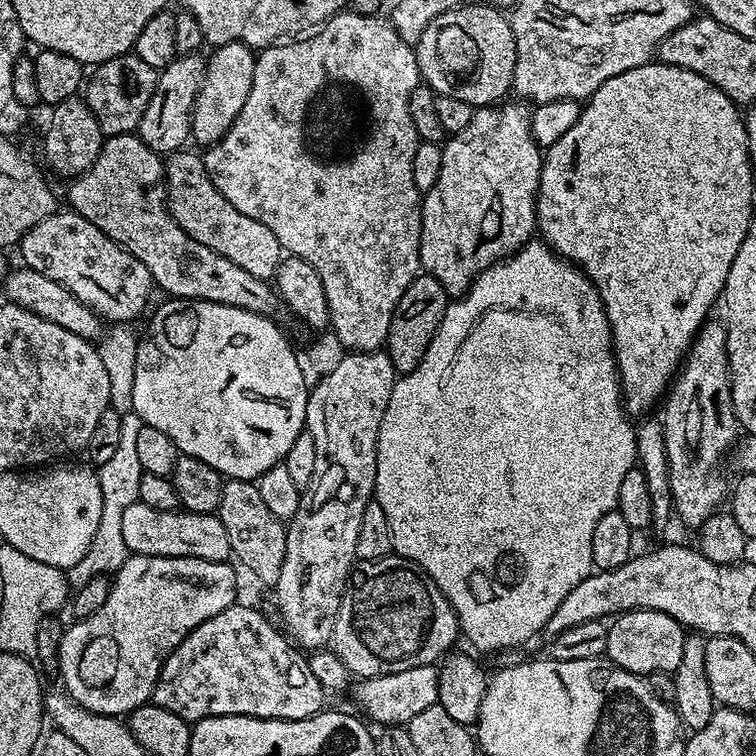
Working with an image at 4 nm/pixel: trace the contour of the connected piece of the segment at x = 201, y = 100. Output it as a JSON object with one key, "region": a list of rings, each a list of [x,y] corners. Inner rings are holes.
{"region":[[[242,42],[221,44],[213,52],[216,53],[212,57],[210,55],[207,57],[204,81],[196,92],[192,111],[191,139],[204,144],[203,146],[217,144],[226,134],[226,130],[230,130],[234,118],[238,118],[242,106],[246,106],[257,58],[257,53]]]}

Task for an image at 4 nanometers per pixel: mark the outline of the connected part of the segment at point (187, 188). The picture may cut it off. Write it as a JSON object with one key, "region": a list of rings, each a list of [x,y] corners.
{"region":[[[181,150],[169,155],[166,160],[166,195],[174,222],[178,222],[178,226],[182,226],[194,242],[210,246],[210,250],[222,254],[222,258],[230,258],[234,266],[242,266],[242,270],[254,274],[254,278],[271,281],[282,259],[278,238],[274,238],[274,233],[265,224],[254,222],[254,218],[230,206],[230,202],[222,198],[218,186],[210,182],[203,155],[195,156],[188,151]]]}

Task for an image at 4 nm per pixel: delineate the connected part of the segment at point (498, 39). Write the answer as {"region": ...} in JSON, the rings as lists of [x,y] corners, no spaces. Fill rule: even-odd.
{"region":[[[464,2],[454,10],[446,10],[422,30],[422,38],[414,47],[421,81],[436,96],[458,98],[478,109],[499,105],[507,97],[504,95],[512,92],[516,35],[511,19],[499,7]]]}

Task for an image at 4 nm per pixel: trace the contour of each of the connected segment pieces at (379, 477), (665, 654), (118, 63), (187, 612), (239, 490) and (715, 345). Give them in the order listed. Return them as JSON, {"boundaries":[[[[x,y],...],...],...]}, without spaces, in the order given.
{"boundaries":[[[[533,238],[520,247],[513,256],[499,260],[497,264],[491,264],[485,272],[480,273],[476,277],[472,287],[463,296],[453,299],[449,303],[446,314],[430,342],[422,362],[414,370],[403,373],[397,379],[394,390],[390,394],[390,402],[382,414],[382,422],[378,426],[374,500],[375,503],[382,506],[382,511],[386,513],[386,519],[390,522],[393,553],[417,564],[438,586],[438,590],[442,590],[442,594],[446,594],[450,606],[456,611],[463,639],[468,639],[477,648],[477,650],[475,649],[477,653],[500,652],[503,648],[516,648],[519,644],[524,644],[527,640],[534,639],[539,632],[543,633],[548,627],[548,620],[554,614],[554,610],[558,610],[558,606],[562,606],[562,598],[566,598],[566,594],[570,594],[570,590],[574,590],[574,586],[578,586],[578,582],[582,582],[586,577],[592,575],[594,569],[590,558],[590,541],[594,539],[594,526],[598,526],[598,518],[602,518],[602,514],[606,510],[616,508],[618,490],[622,487],[622,478],[626,478],[626,474],[634,467],[637,460],[636,428],[628,413],[624,411],[620,390],[620,376],[616,372],[616,356],[612,352],[612,331],[608,325],[606,310],[604,309],[604,304],[600,301],[598,290],[592,285],[586,273],[580,271],[569,260],[564,260],[556,255],[552,251],[552,247],[544,243],[543,239]]],[[[635,608],[633,612],[621,612],[608,624],[607,659],[622,670],[633,672],[636,676],[648,677],[650,673],[664,671],[673,673],[682,662],[682,646],[686,629],[670,614],[658,610]]],[[[134,54],[110,58],[91,69],[82,88],[82,98],[90,106],[94,118],[98,118],[98,126],[103,130],[105,137],[127,132],[135,133],[139,129],[142,114],[146,114],[146,106],[150,106],[150,98],[154,98],[157,75],[157,69],[146,66],[146,62],[142,62],[142,58],[138,58]]],[[[129,555],[111,577],[112,589],[106,602],[94,614],[68,624],[60,643],[58,676],[64,679],[63,691],[86,710],[100,716],[127,717],[128,713],[149,703],[166,658],[206,618],[222,614],[237,603],[238,578],[229,561],[206,562],[206,558],[170,558],[169,556]]],[[[227,479],[216,515],[224,525],[227,537],[230,538],[233,557],[238,558],[239,562],[262,583],[274,586],[285,557],[287,527],[267,509],[256,484],[248,480]]],[[[712,318],[700,328],[700,333],[692,340],[692,344],[688,348],[687,357],[680,369],[676,373],[666,395],[662,400],[662,408],[664,404],[664,416],[662,415],[662,423],[664,426],[664,437],[666,438],[666,454],[668,456],[668,477],[670,478],[670,490],[672,491],[672,503],[674,505],[675,515],[680,515],[680,520],[686,527],[692,530],[698,530],[706,522],[706,518],[710,518],[716,512],[721,511],[723,502],[730,492],[730,480],[724,477],[724,472],[720,467],[724,464],[724,452],[731,453],[734,445],[737,443],[738,425],[736,415],[732,409],[732,377],[728,375],[728,351],[726,350],[726,330],[723,323],[719,319]]]]}

